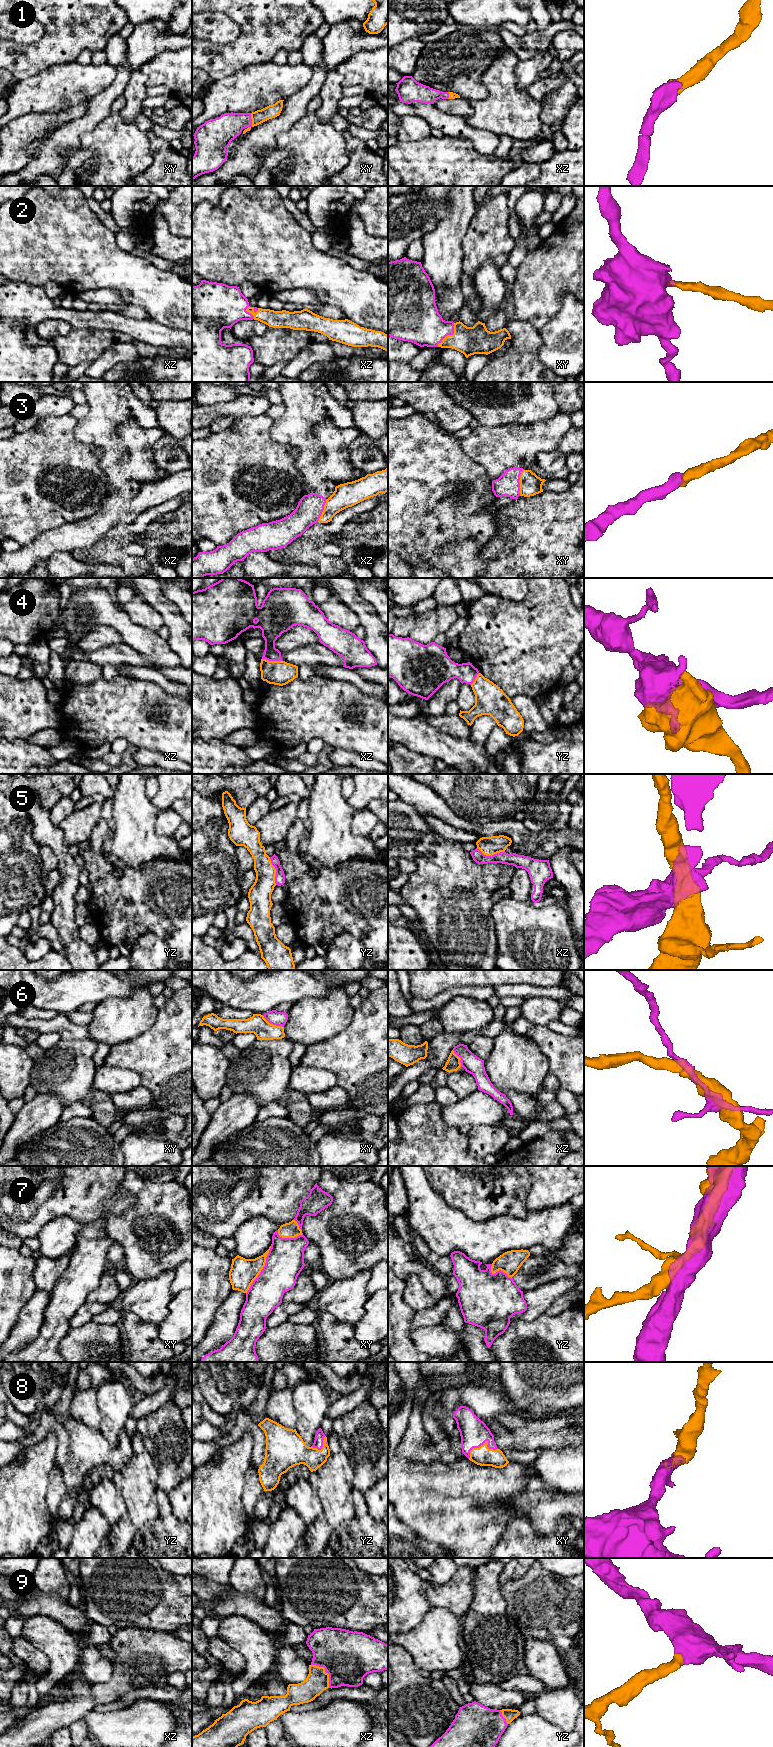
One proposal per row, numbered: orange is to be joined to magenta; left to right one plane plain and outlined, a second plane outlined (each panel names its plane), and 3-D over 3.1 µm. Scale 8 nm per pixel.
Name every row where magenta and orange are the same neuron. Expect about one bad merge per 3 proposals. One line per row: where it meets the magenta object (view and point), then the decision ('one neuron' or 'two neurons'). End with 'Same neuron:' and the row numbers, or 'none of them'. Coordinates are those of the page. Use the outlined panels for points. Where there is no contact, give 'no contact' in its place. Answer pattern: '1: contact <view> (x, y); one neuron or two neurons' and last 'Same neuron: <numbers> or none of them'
1: contact xy (251, 121); one neuron
2: contact xy (449, 334); one neuron
3: contact xy (519, 482); one neuron
4: contact xz (272, 660); two neurons
5: contact yz (276, 871); two neurons
6: contact xy (273, 1024); two neurons
7: contact xy (261, 1270); two neurons
8: contact xy (482, 1444); one neuron
9: contact xz (325, 1671); one neuron
Same neuron: 1, 2, 3, 8, 9

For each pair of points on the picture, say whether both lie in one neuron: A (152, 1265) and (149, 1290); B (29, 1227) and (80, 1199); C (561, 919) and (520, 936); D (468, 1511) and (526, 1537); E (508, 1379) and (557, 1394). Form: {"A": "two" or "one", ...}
{"A": "two", "B": "one", "C": "one", "D": "two", "E": "one"}

